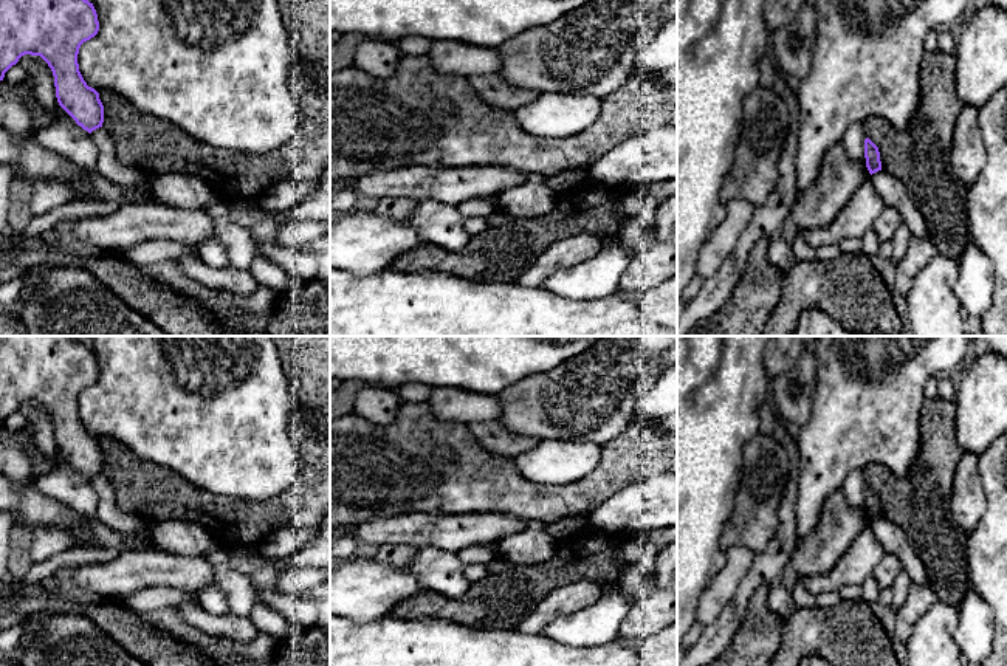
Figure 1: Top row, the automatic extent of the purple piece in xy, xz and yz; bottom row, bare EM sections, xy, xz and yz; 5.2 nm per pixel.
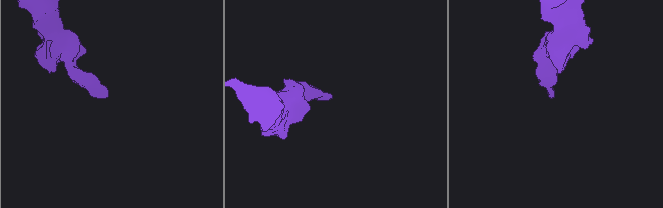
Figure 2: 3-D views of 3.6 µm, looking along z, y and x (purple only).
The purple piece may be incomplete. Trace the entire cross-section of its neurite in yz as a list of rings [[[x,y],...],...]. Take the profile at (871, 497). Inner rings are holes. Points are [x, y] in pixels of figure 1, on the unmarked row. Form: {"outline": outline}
{"outline": [[[869,485],[864,486],[864,505],[871,522],[882,517],[878,494]]]}

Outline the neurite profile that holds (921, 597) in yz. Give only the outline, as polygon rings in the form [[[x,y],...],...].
[[[911,582],[903,606],[895,613],[895,632],[906,641],[914,624],[937,601],[936,592],[928,584]]]

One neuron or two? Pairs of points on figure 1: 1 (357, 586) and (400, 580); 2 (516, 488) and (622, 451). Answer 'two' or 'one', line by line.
1: one
2: one

